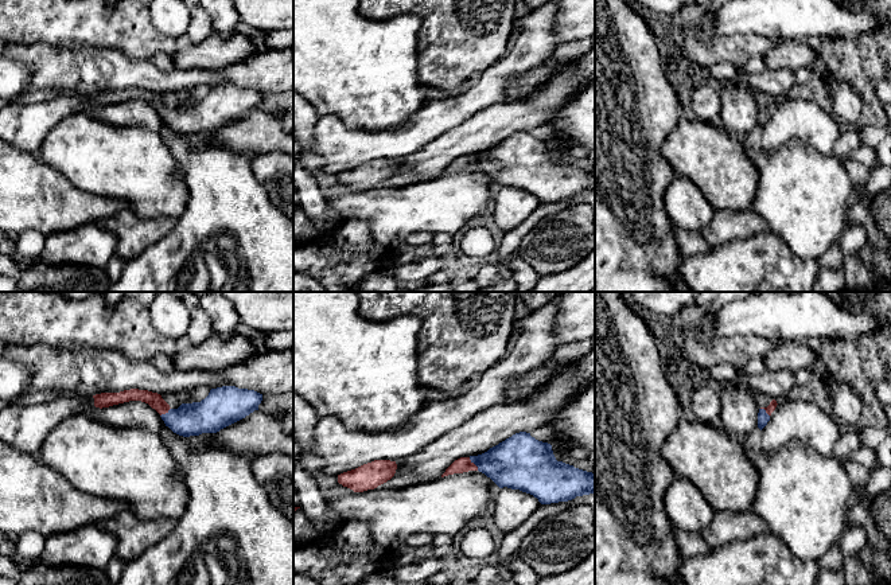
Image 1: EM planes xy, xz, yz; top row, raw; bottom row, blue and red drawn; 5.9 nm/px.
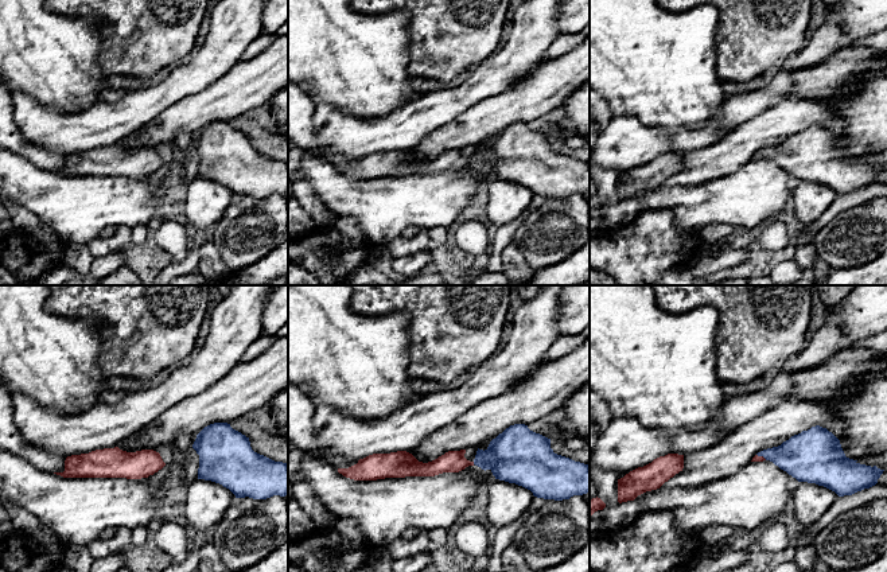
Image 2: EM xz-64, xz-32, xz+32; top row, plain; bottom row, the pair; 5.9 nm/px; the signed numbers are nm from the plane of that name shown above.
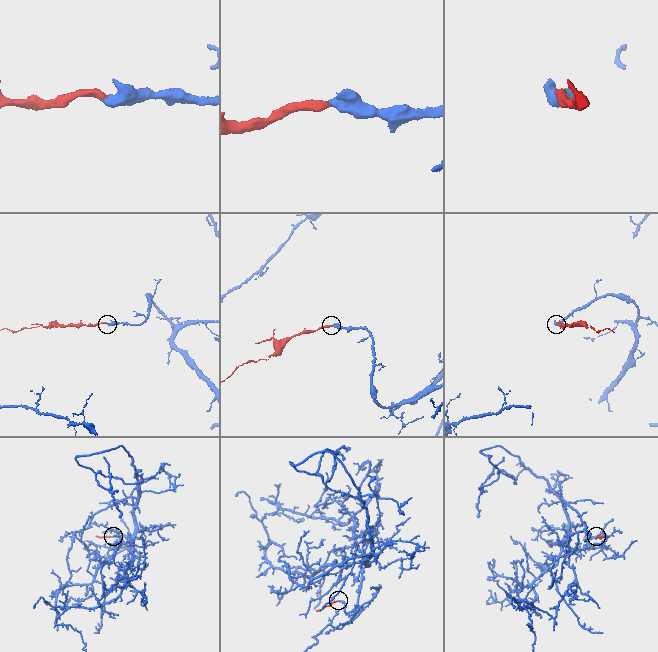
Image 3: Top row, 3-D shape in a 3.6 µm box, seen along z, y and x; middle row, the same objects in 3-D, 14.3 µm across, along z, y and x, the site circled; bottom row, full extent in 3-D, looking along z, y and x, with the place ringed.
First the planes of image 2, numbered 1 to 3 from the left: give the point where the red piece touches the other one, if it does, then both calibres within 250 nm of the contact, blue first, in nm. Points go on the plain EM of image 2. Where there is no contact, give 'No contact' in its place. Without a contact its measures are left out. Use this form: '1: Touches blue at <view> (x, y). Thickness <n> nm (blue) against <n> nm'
1: No contact
2: No contact
3: Touches blue at xz+32 (762, 154). Thickness 280 nm (blue) against 40 nm

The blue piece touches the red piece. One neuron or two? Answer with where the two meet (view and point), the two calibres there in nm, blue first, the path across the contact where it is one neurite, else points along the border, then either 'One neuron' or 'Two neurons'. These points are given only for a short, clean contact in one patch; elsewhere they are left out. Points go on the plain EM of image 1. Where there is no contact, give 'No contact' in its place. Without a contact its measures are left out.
Touches blue at xz (474, 162). Thickness 300 nm (blue) against 90 nm. Path across: xz (516, 162), (474, 162), (463, 163). One neuron

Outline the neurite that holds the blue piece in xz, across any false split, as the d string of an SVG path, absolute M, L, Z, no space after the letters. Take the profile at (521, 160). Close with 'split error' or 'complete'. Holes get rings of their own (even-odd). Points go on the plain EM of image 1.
M520 130L487 151L455 159L441 176L479 169L499 187L530 192L541 203L568 200L595 192L595 173L557 160L552 144Z; split error

